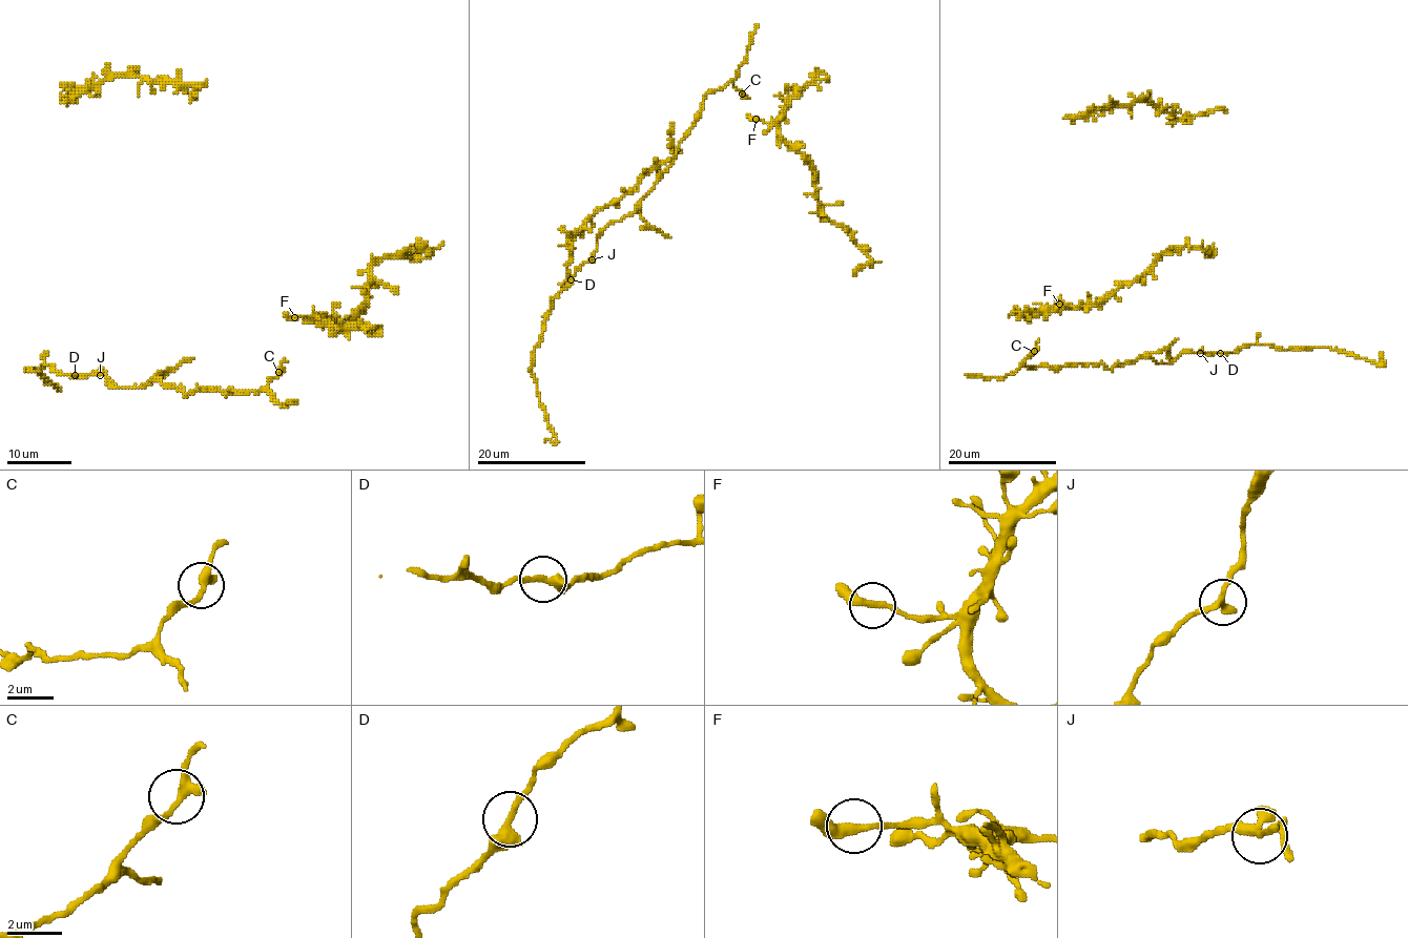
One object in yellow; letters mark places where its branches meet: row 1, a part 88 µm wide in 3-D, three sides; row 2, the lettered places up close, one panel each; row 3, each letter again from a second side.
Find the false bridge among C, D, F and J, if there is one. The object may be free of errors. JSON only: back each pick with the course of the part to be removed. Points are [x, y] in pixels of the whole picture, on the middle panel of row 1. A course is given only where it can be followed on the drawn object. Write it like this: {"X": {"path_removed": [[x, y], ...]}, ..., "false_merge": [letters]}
{"D": {"path_removed": [[571, 280], [553, 299], [531, 369], [555, 440], [554, 444], [544, 441]]}, "false_merge": ["D"]}

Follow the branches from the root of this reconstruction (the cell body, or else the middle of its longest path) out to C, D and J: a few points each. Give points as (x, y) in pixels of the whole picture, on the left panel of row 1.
C: (264, 389), (278, 372)
D: (264, 389), (195, 389), (186, 393), (157, 380), (142, 387), (115, 387), (105, 374), (75, 375)
J: (264, 389), (195, 389), (186, 393), (157, 380), (142, 387), (115, 387), (105, 374), (100, 375)

